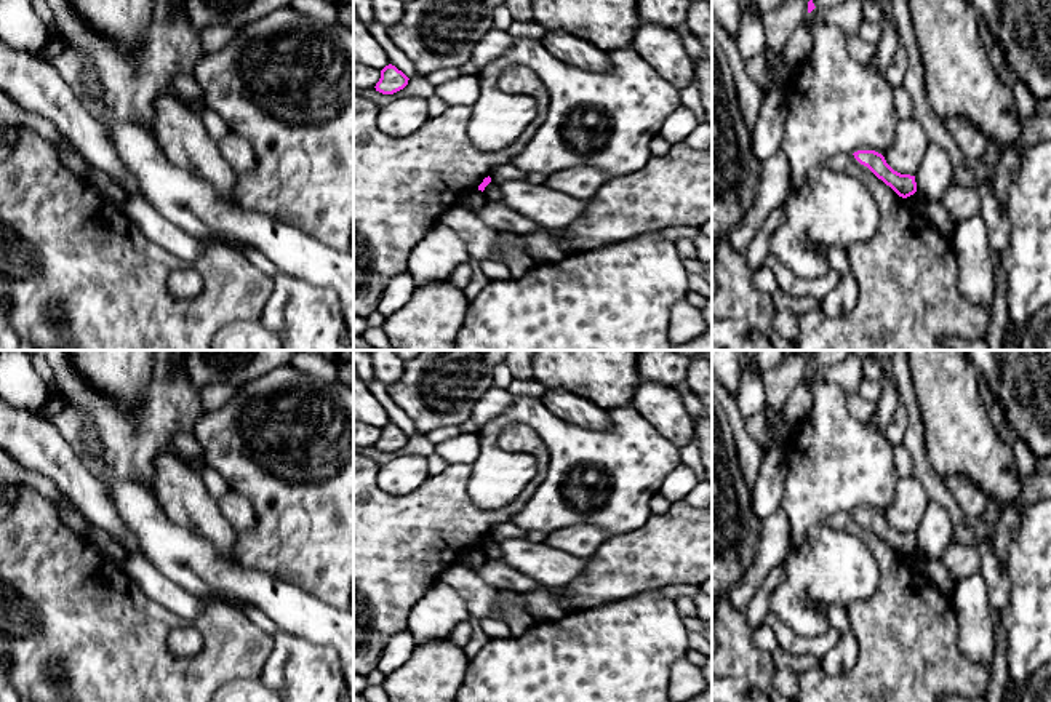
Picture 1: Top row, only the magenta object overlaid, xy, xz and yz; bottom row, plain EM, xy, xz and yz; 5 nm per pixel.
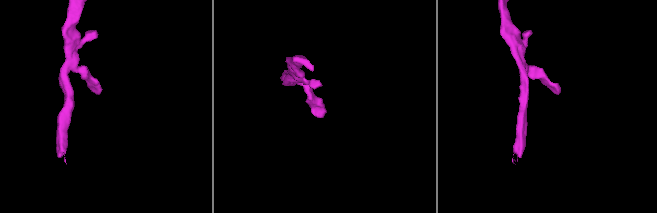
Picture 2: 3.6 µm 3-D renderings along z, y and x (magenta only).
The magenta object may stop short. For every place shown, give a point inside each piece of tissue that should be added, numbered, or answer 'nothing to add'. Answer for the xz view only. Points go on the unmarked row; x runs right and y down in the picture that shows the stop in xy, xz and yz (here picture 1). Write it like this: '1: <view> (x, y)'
nothing to add

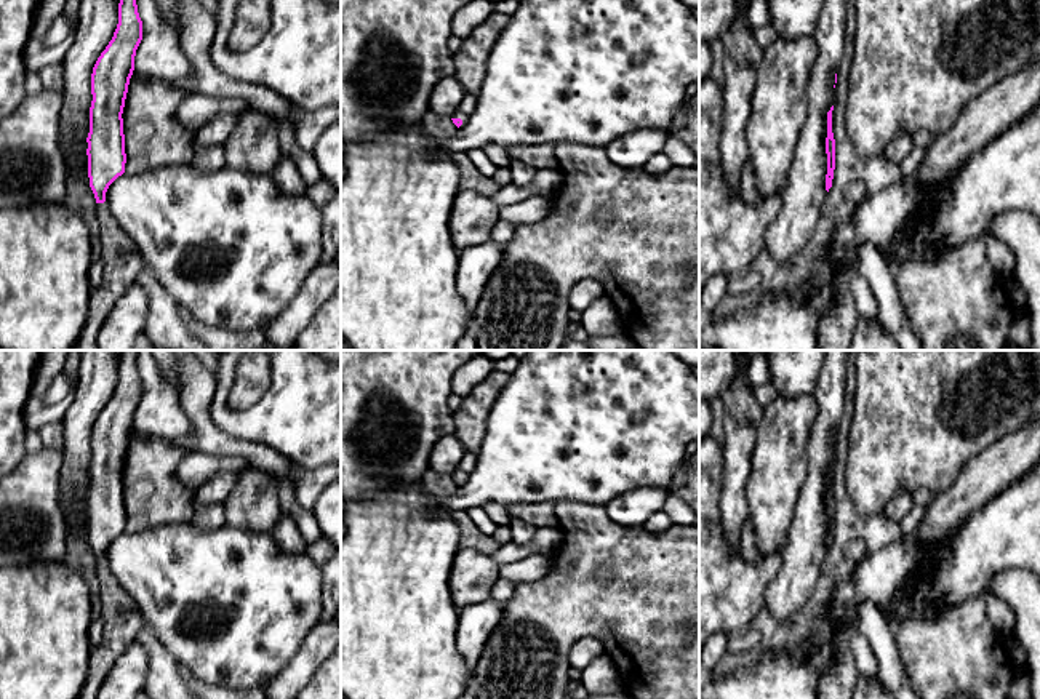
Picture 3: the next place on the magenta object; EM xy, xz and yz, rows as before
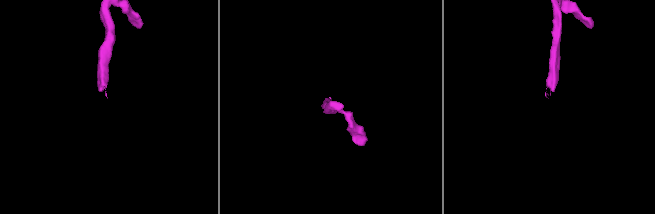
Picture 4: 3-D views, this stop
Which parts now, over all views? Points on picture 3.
1: xz (468, 463)

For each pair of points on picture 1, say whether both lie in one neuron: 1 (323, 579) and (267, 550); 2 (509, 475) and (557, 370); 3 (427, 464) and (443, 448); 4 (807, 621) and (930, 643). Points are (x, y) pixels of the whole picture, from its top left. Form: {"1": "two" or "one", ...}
{"1": "one", "2": "two", "3": "two", "4": "two"}

